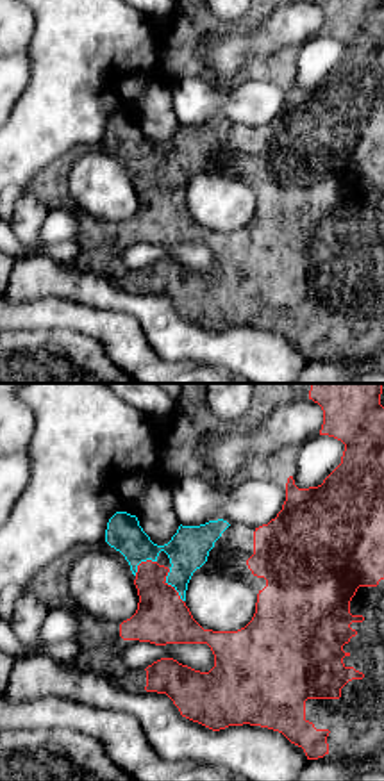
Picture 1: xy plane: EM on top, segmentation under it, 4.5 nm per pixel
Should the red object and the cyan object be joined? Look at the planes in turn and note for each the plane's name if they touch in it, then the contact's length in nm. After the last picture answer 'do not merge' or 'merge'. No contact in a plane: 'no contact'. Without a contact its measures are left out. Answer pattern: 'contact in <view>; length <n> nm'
contact in xy; length 170 nm

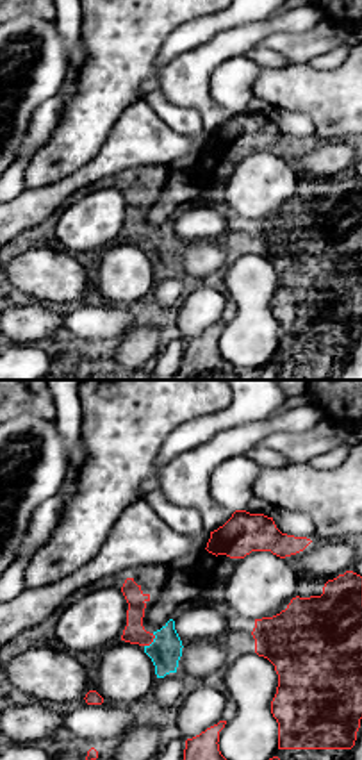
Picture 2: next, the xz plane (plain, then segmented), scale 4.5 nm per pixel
contact in xz; length 80 nm

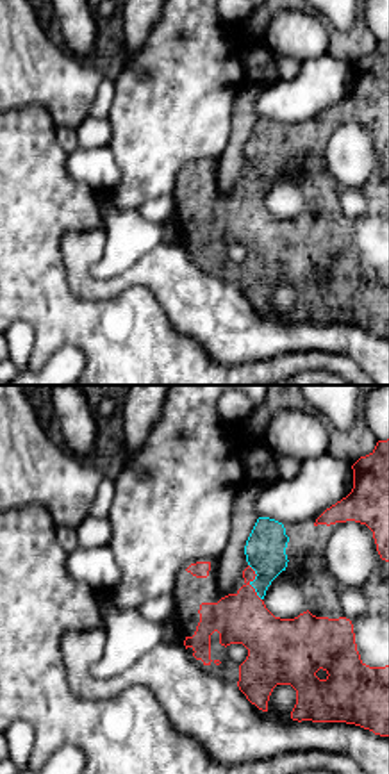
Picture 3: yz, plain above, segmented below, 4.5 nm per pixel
contact in yz; length 180 nm

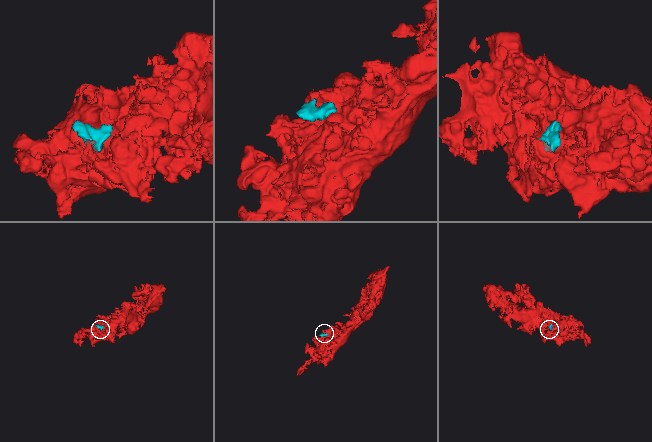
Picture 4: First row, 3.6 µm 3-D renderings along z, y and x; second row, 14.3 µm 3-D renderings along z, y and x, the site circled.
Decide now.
merge

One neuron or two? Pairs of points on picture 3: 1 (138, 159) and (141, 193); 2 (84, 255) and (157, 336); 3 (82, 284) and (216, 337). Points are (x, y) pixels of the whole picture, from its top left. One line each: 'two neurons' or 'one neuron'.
1: one neuron
2: two neurons
3: one neuron

